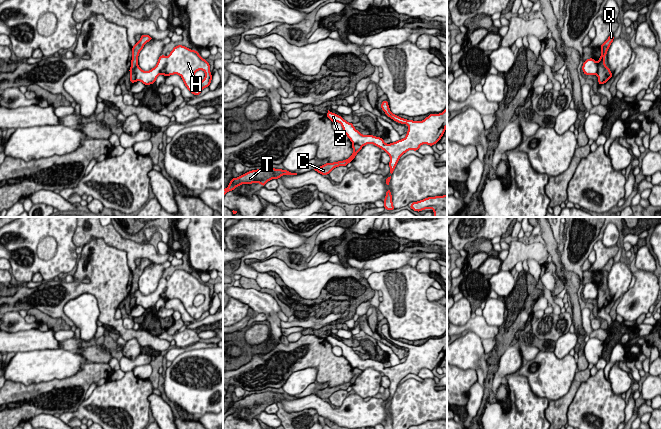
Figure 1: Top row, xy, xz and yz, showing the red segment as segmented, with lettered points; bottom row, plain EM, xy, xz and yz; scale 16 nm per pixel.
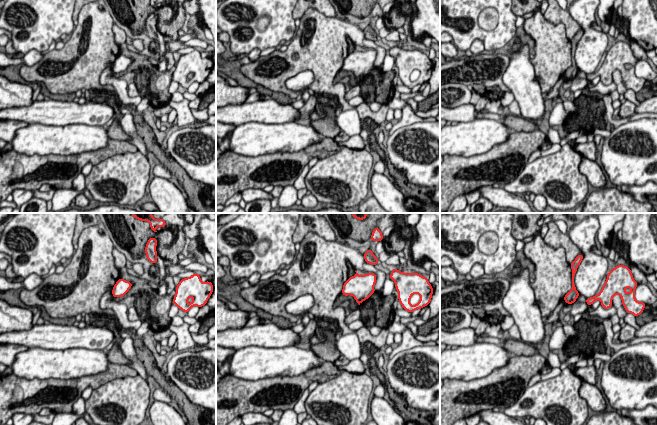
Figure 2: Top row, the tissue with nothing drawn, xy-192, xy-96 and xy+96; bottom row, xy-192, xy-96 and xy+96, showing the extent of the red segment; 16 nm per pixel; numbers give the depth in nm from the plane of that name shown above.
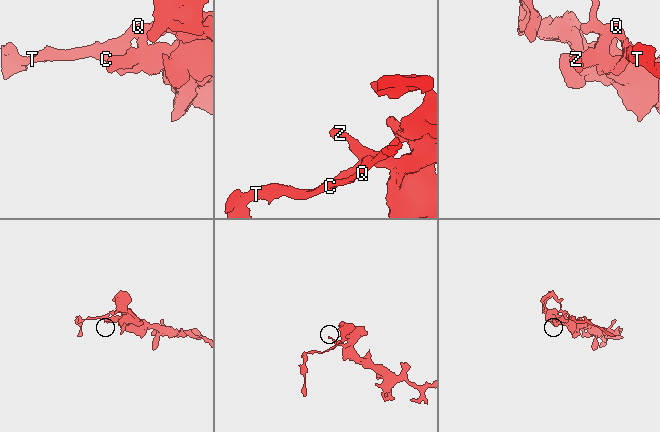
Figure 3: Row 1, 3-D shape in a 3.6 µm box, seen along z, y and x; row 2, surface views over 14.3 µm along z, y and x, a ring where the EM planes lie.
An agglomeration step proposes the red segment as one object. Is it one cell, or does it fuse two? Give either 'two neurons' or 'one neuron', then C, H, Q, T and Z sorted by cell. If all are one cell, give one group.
one neuron; groups C H Q T Z

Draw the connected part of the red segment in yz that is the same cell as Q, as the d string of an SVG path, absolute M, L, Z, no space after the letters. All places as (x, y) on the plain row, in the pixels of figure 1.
M610 259L608 263L600 270L601 280L596 286L593 282L584 285L582 294L585 299L597 299L599 309L607 307L613 301L610 293L605 288L605 280L611 267L614 264L614 259Z

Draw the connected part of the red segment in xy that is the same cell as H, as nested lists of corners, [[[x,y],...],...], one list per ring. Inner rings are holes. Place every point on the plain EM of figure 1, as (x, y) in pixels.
[[[141,259],[140,264],[132,271],[132,284],[129,293],[132,308],[140,305],[147,310],[154,308],[160,298],[165,301],[177,298],[181,300],[187,313],[196,320],[204,312],[209,311],[212,304],[210,288],[197,275],[182,269],[175,270],[168,280],[160,279],[154,292],[143,295],[138,289],[138,280],[144,269],[152,263],[149,259]],[[198,294],[203,294],[205,301],[202,305],[195,307],[194,298]]]

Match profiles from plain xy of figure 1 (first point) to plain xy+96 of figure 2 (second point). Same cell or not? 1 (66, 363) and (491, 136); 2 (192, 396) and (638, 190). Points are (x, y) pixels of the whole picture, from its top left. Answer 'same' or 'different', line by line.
1: same
2: different

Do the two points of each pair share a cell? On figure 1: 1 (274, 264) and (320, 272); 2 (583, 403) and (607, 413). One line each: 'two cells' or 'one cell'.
1: one cell
2: one cell

